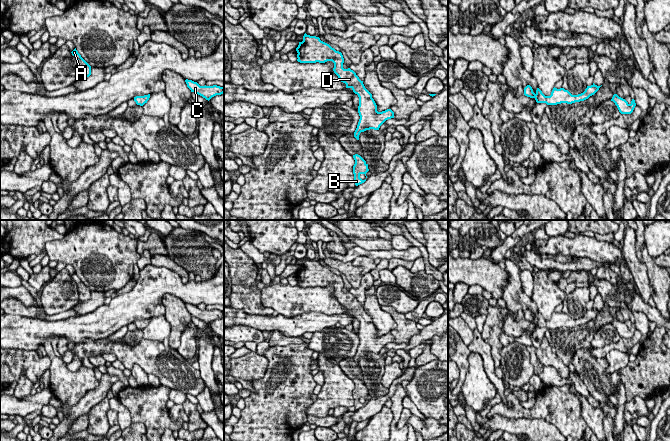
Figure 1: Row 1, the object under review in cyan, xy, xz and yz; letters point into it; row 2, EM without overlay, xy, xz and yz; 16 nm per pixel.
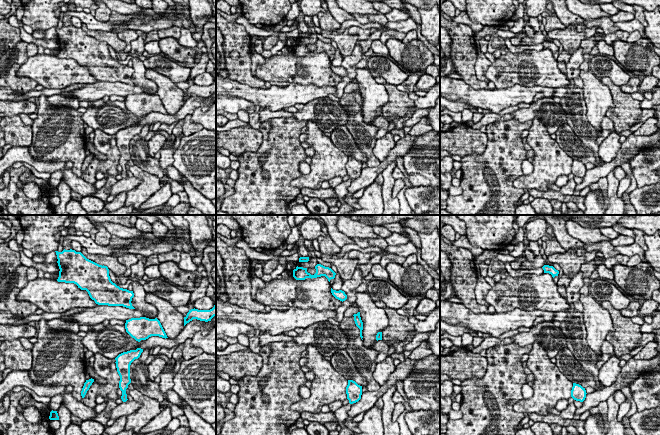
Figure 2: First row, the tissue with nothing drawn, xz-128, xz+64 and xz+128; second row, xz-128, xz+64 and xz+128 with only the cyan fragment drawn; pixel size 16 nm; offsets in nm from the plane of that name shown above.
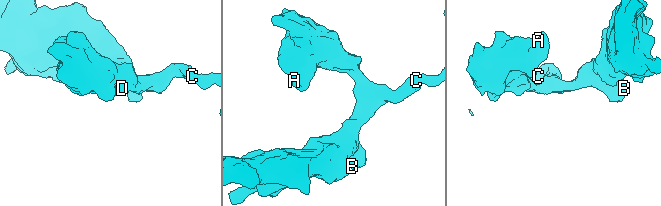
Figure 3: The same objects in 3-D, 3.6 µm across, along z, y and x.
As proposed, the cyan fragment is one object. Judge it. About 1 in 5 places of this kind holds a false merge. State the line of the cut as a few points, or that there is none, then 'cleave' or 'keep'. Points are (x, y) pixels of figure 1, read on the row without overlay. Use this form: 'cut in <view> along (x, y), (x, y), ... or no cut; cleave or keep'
no cut; keep

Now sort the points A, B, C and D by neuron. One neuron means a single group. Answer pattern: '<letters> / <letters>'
A B C D

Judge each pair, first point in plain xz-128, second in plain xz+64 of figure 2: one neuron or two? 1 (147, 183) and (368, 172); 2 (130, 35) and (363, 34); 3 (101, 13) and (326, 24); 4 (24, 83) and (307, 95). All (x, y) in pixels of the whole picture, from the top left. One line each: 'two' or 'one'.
1: two
2: one
3: one
4: two

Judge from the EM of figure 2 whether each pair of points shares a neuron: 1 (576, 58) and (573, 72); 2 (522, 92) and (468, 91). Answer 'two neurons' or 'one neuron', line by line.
1: one neuron
2: one neuron

